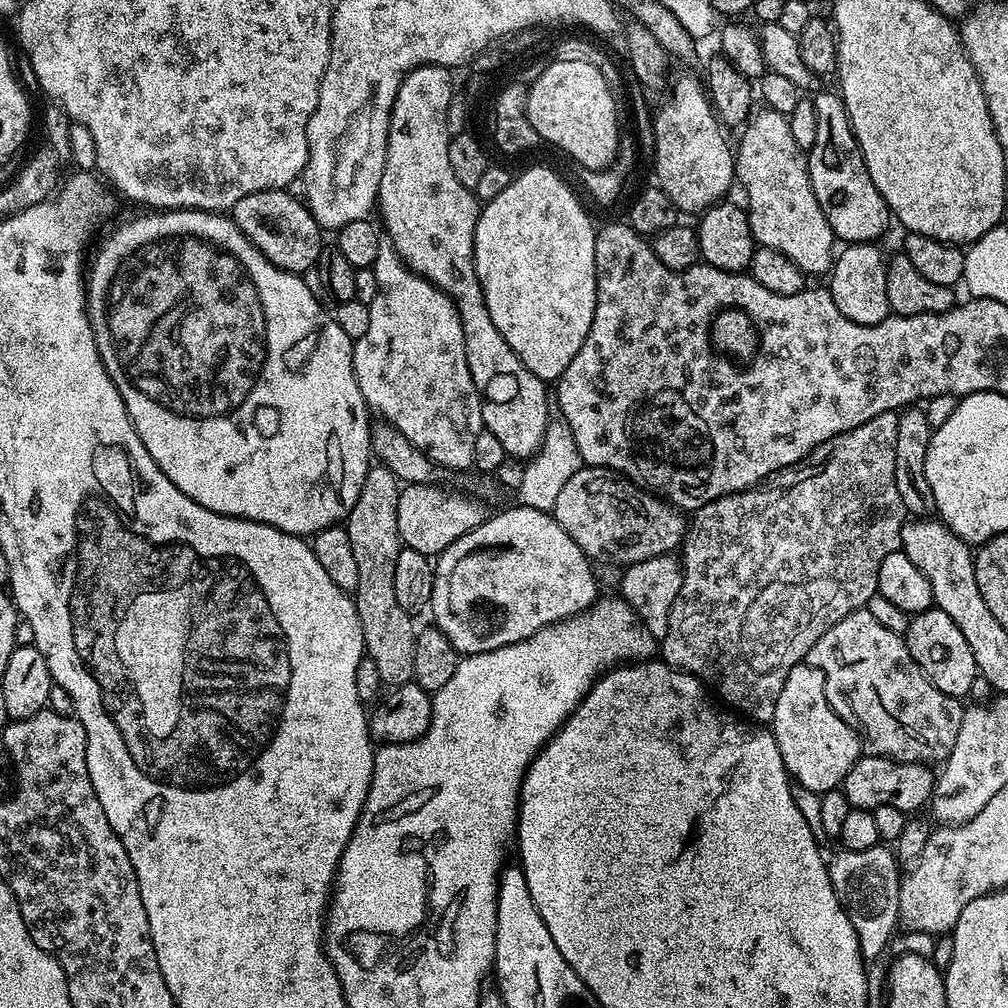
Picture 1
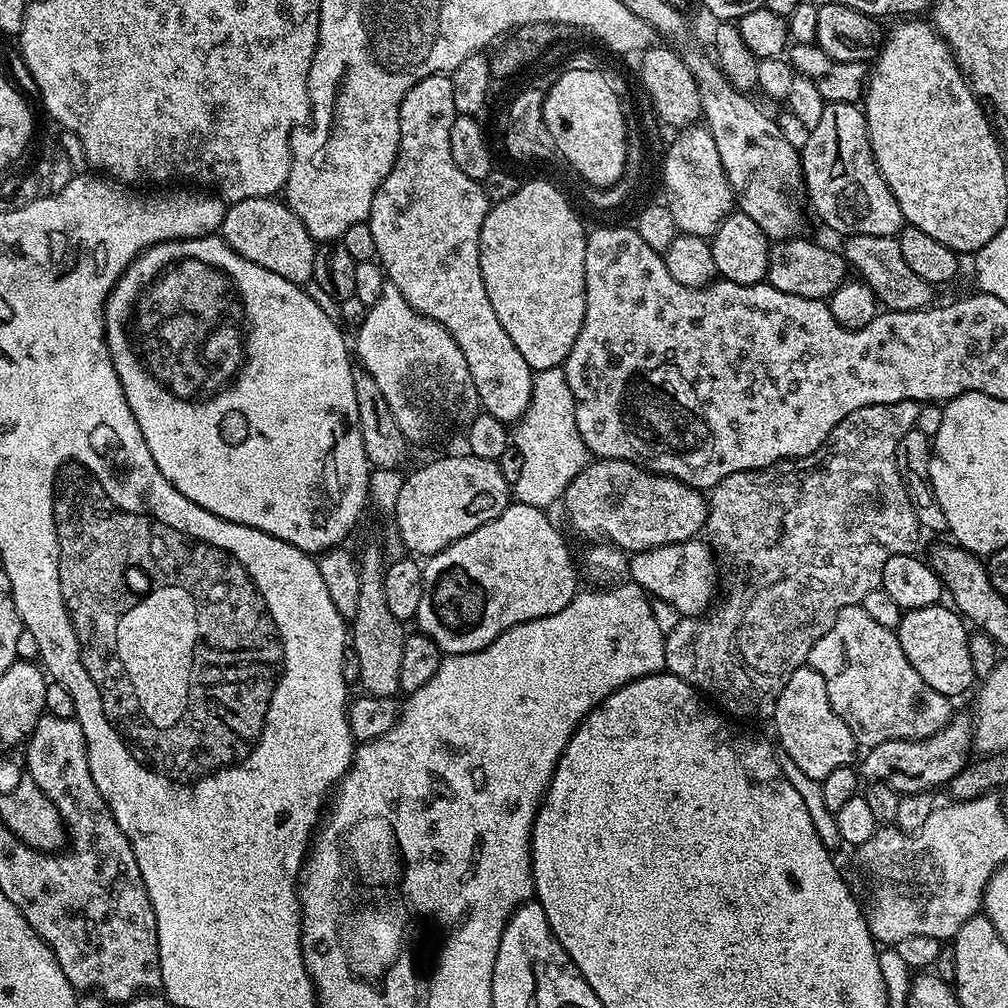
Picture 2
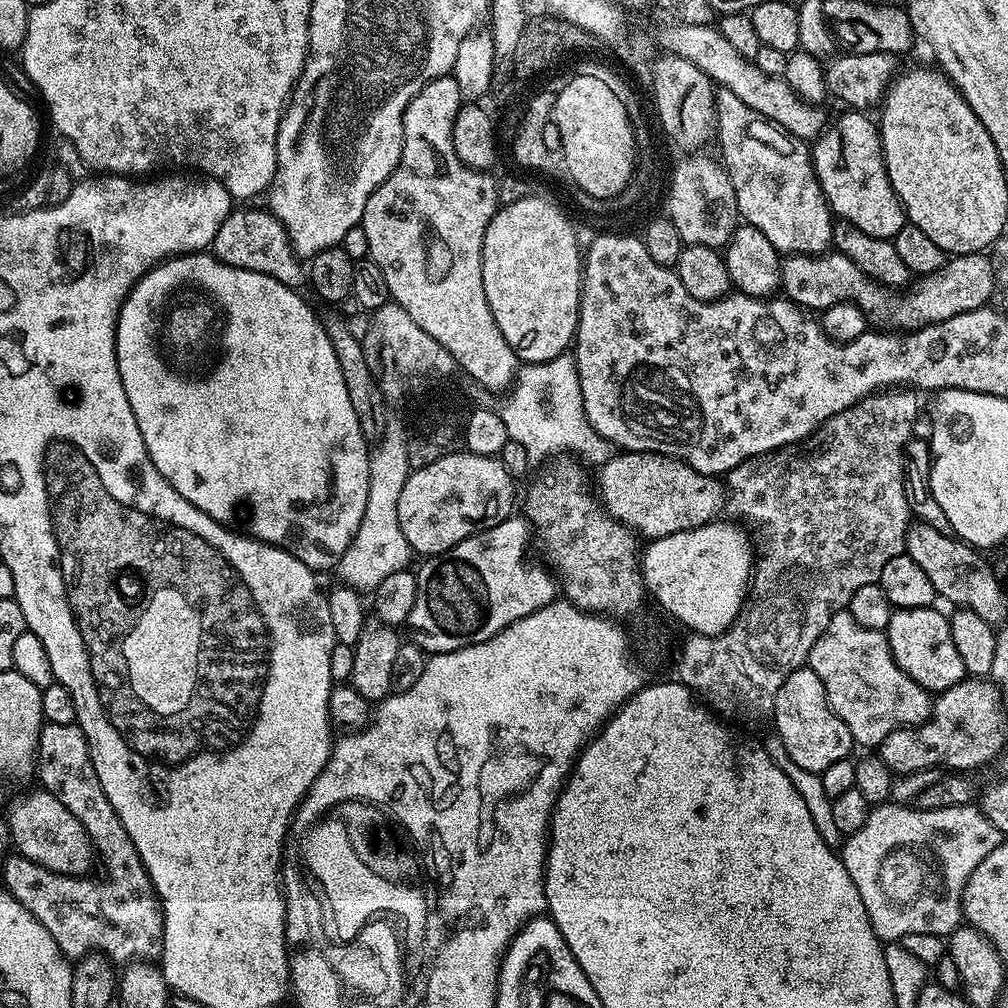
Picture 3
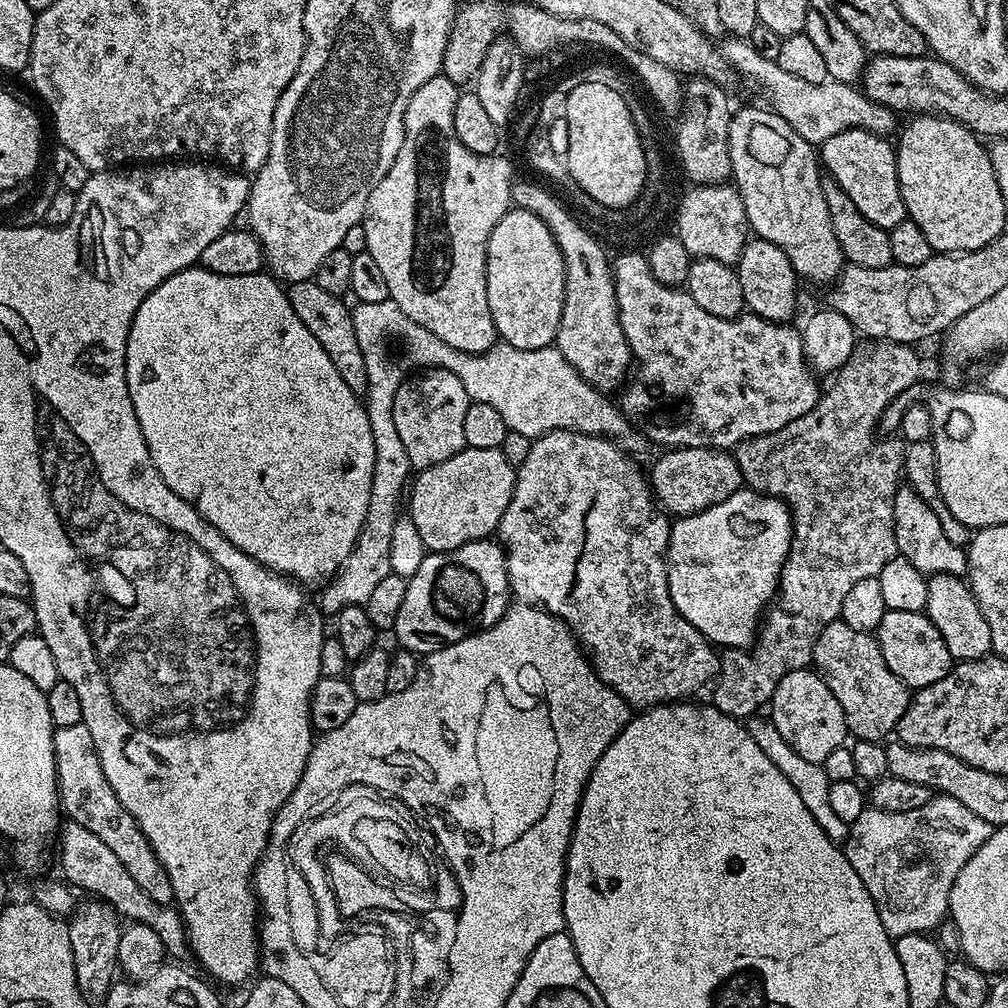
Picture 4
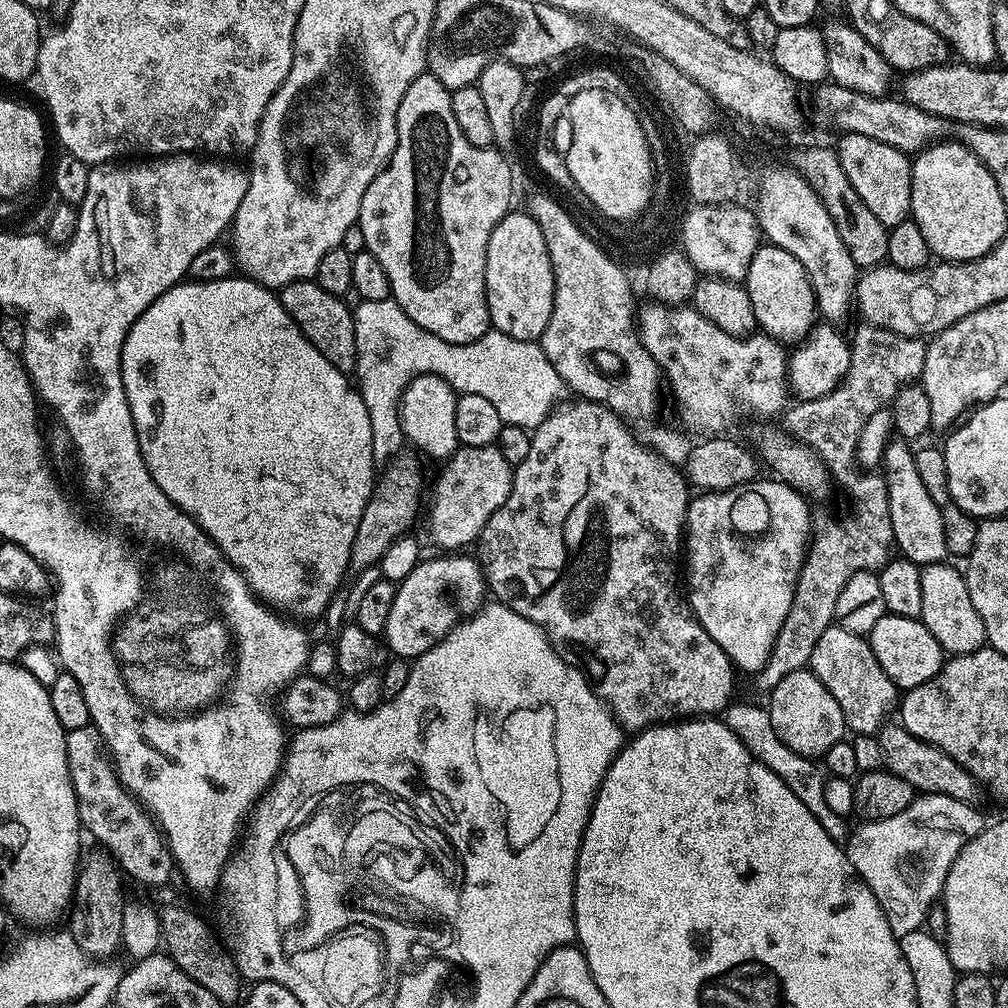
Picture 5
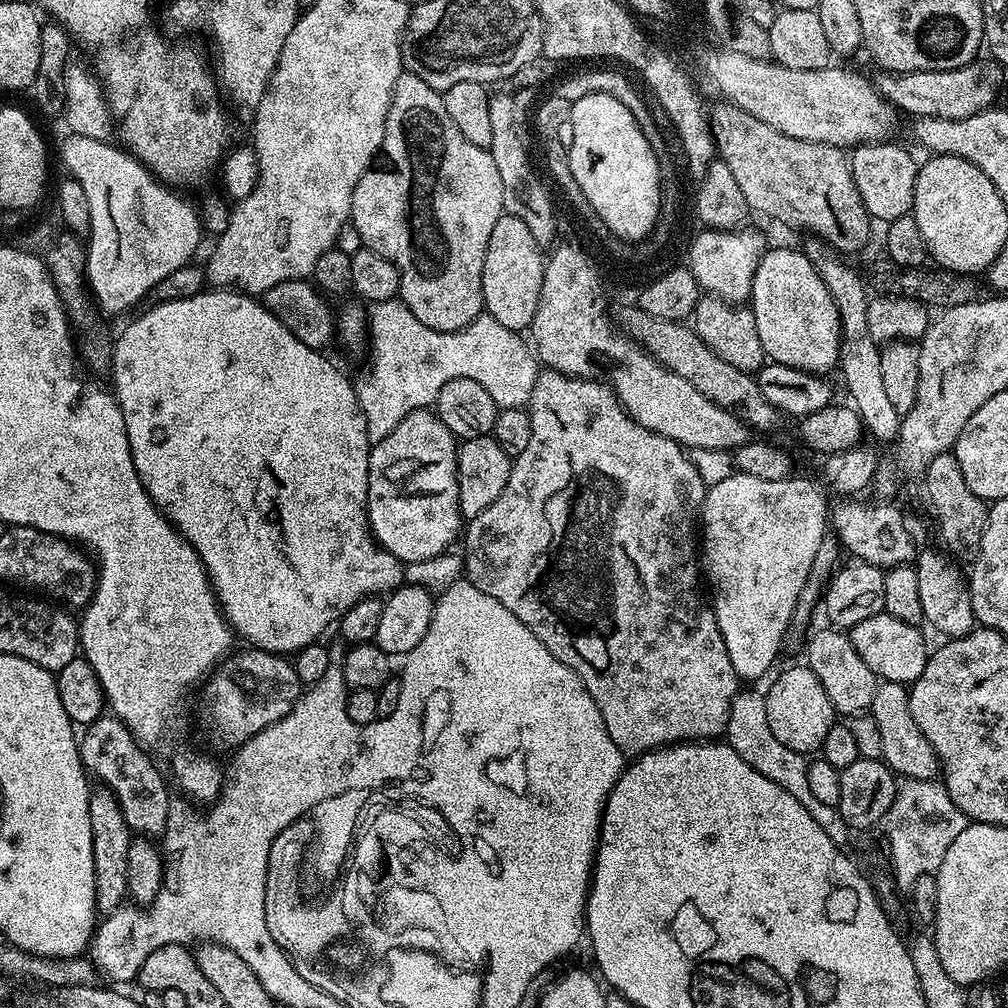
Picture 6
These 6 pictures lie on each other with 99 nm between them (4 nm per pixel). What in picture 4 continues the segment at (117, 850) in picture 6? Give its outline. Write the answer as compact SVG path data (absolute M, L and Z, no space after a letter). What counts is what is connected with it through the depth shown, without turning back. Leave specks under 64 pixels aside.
M88 898L84 905L71 913L68 929L68 950L74 962L74 974L80 995L89 1002L103 1001L118 976L118 942L122 927L121 917L115 908L99 898Z

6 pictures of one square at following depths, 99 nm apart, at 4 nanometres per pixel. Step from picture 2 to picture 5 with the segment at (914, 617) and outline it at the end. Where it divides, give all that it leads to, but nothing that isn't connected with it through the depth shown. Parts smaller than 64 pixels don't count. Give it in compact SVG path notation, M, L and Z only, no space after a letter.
M885 614L874 622L872 631L866 636L868 645L874 650L874 658L878 658L878 666L886 670L889 678L895 682L897 689L907 690L914 686L922 686L944 665L946 653L938 639L930 634L930 630L921 619L902 618Z

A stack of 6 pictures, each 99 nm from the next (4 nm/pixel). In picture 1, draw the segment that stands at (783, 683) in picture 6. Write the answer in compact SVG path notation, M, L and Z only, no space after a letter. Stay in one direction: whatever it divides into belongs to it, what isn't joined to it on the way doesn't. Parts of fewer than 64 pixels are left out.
M807 662L794 666L786 677L786 686L778 694L770 731L778 742L782 762L789 777L799 787L817 794L837 791L843 785L850 766L862 755L862 741L850 725L826 702L822 670Z

